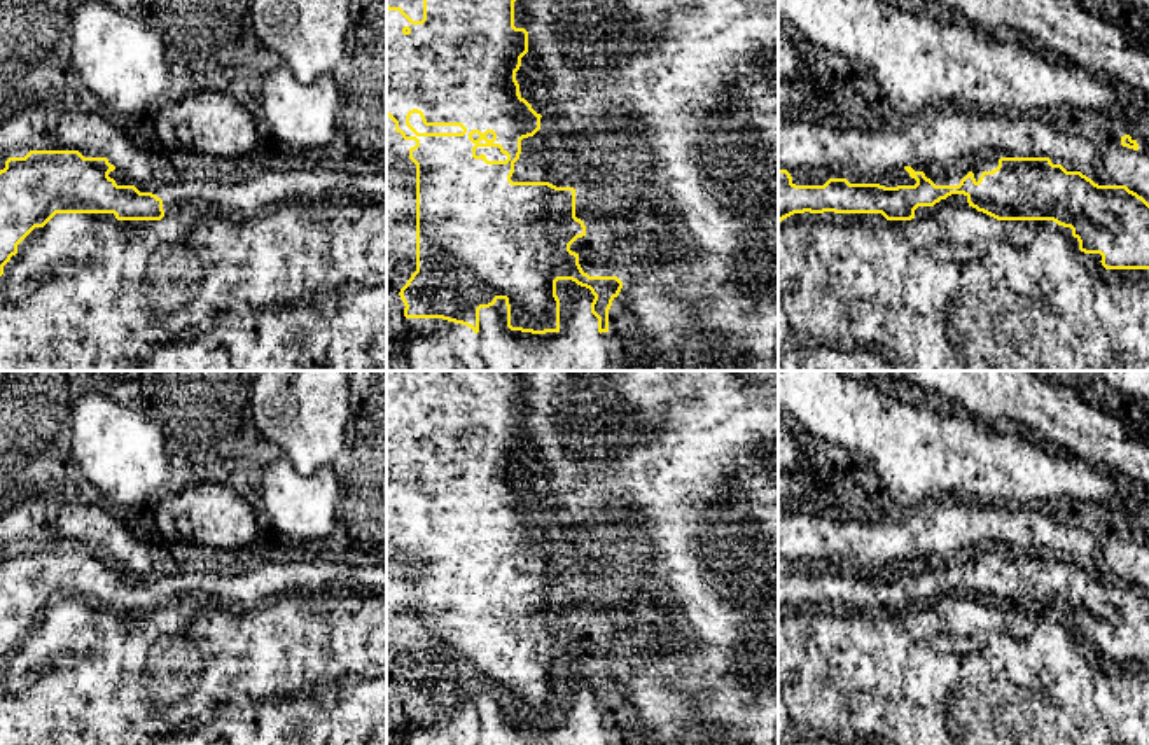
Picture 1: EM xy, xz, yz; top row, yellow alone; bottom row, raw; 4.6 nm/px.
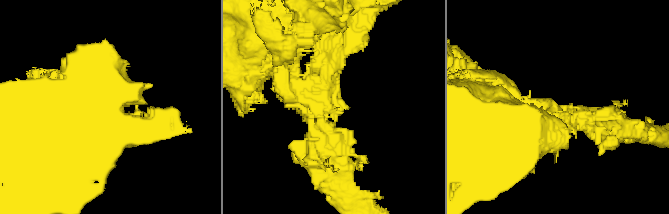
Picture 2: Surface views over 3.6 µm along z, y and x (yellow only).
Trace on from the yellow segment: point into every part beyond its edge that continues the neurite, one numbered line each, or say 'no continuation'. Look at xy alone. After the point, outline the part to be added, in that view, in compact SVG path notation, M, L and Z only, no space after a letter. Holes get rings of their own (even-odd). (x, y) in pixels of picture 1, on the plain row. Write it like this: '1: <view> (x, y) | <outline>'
no continuation

